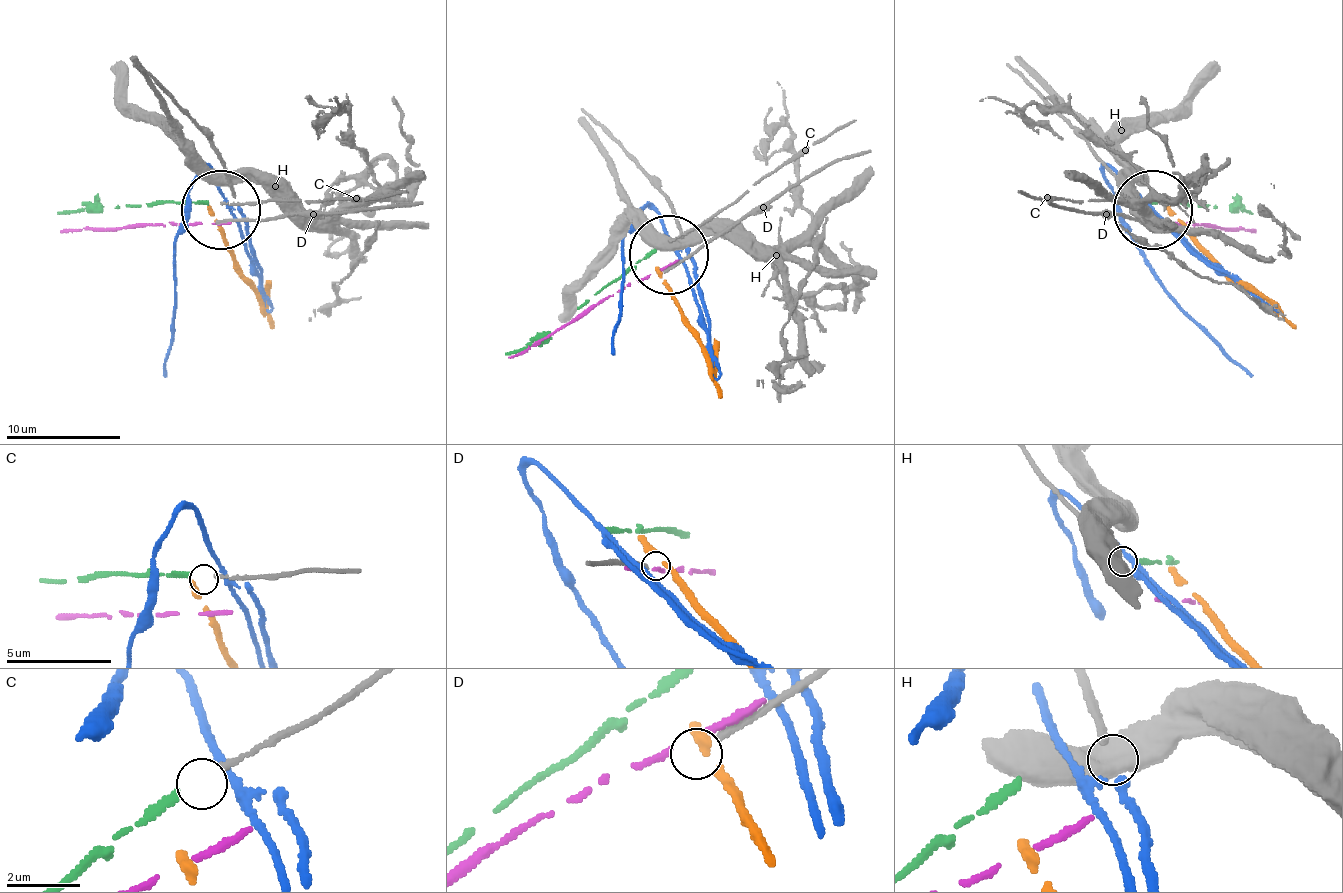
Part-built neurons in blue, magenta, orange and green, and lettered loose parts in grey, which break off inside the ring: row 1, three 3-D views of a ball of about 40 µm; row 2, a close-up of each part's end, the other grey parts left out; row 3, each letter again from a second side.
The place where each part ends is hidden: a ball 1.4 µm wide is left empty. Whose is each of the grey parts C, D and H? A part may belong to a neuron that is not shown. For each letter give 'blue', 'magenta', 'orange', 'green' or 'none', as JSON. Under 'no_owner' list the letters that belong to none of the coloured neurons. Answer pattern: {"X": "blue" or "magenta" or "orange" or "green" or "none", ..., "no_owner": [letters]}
{"C": "green", "D": "none", "H": "blue", "no_owner": ["D"]}

